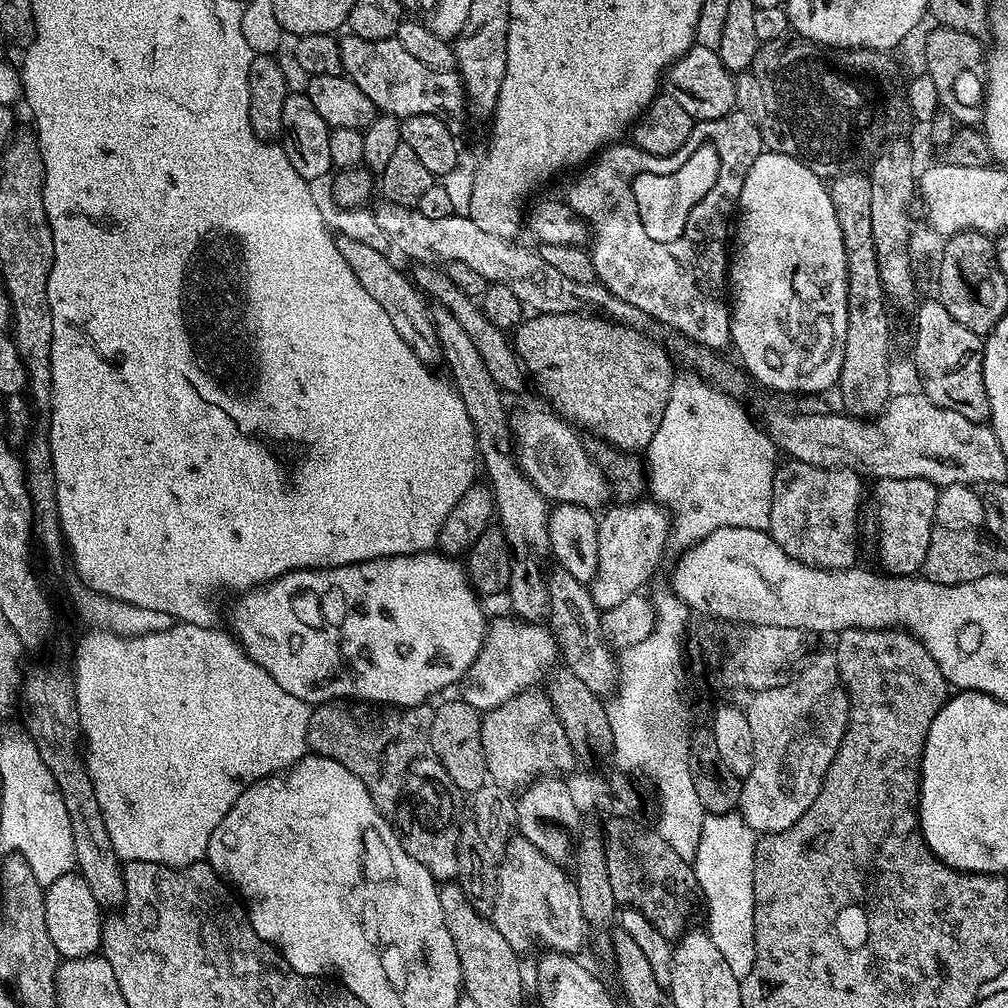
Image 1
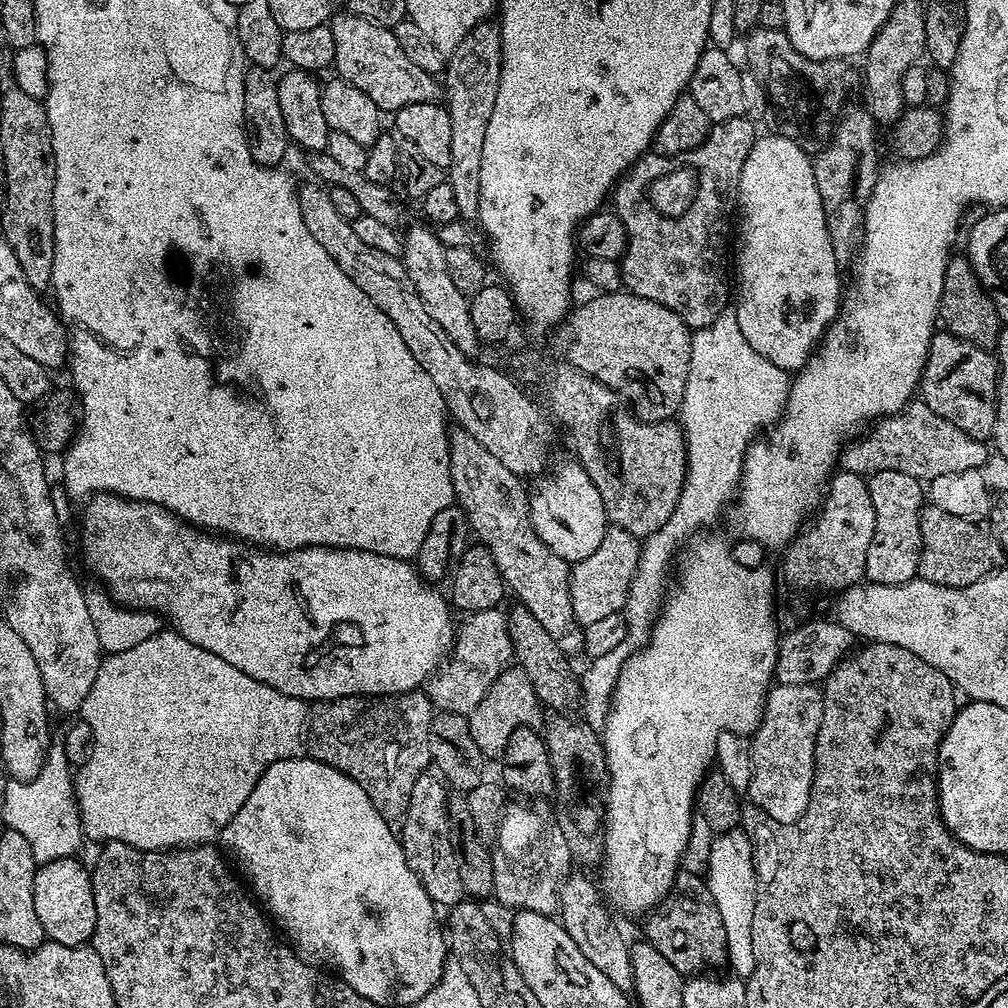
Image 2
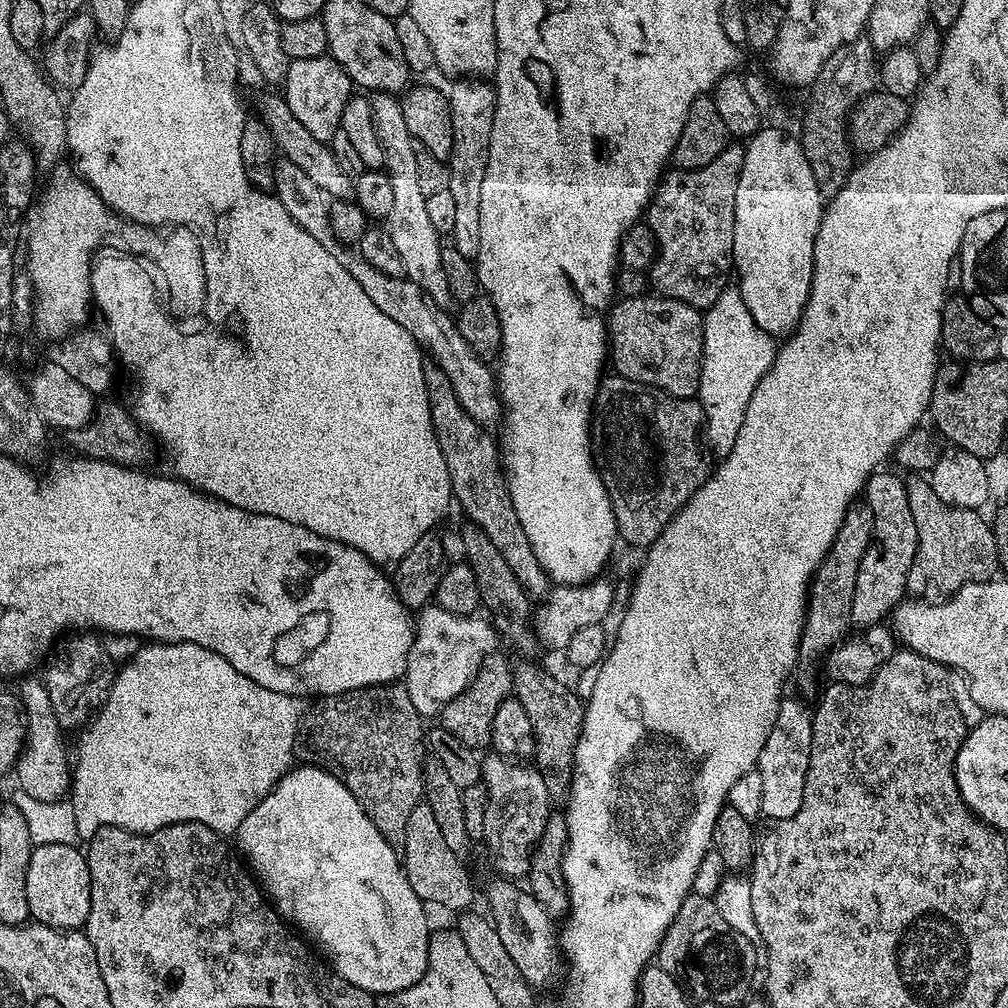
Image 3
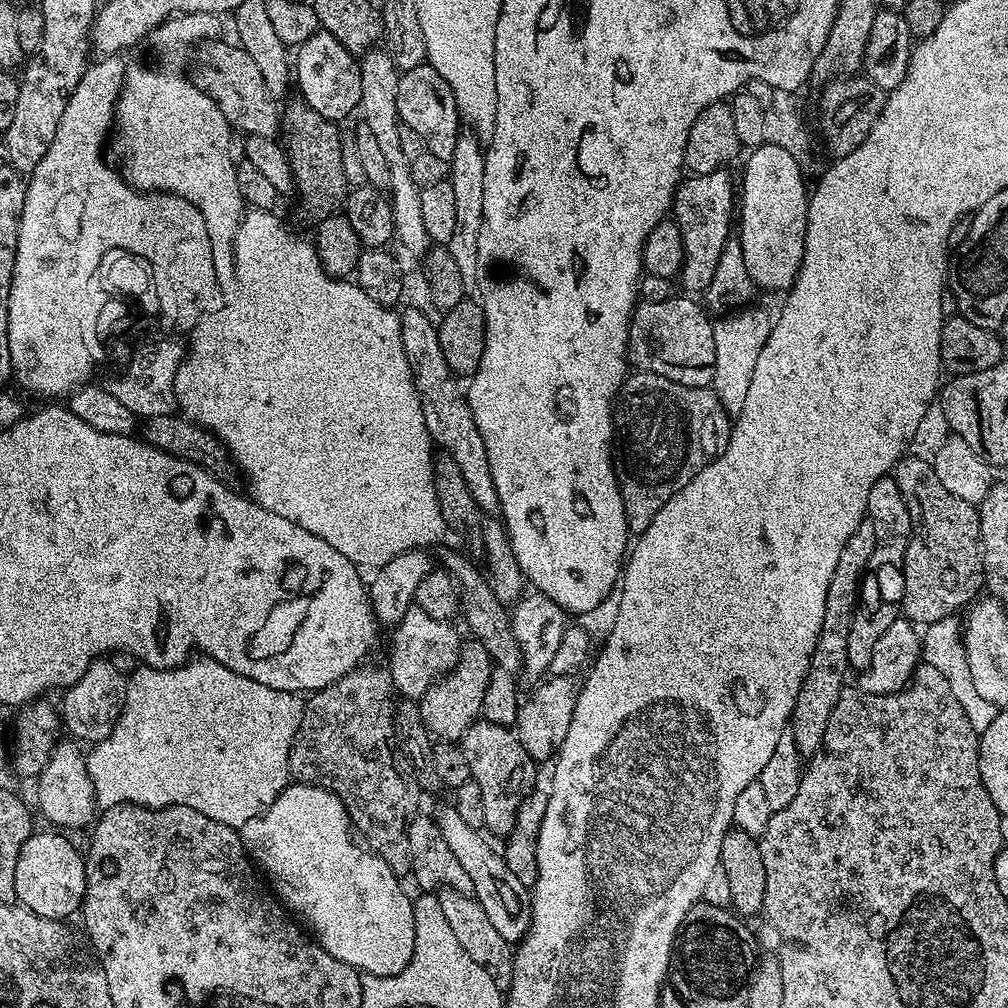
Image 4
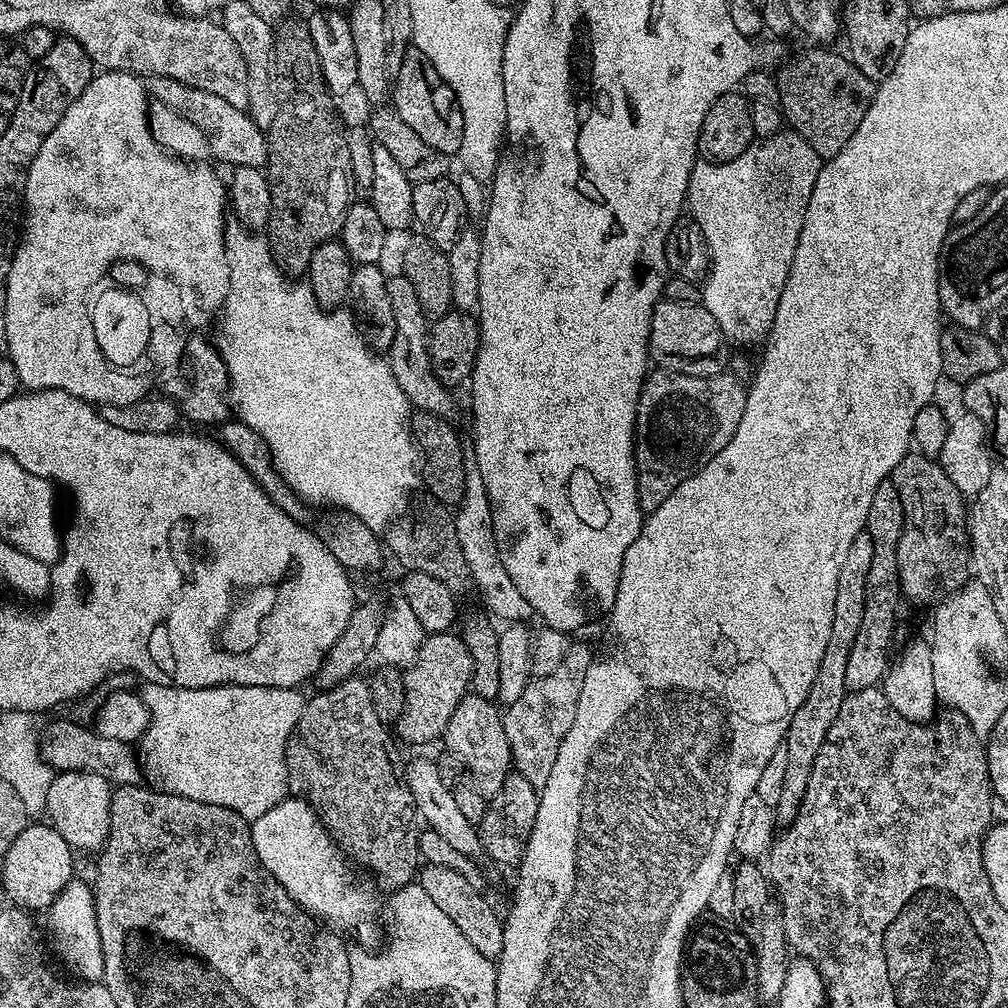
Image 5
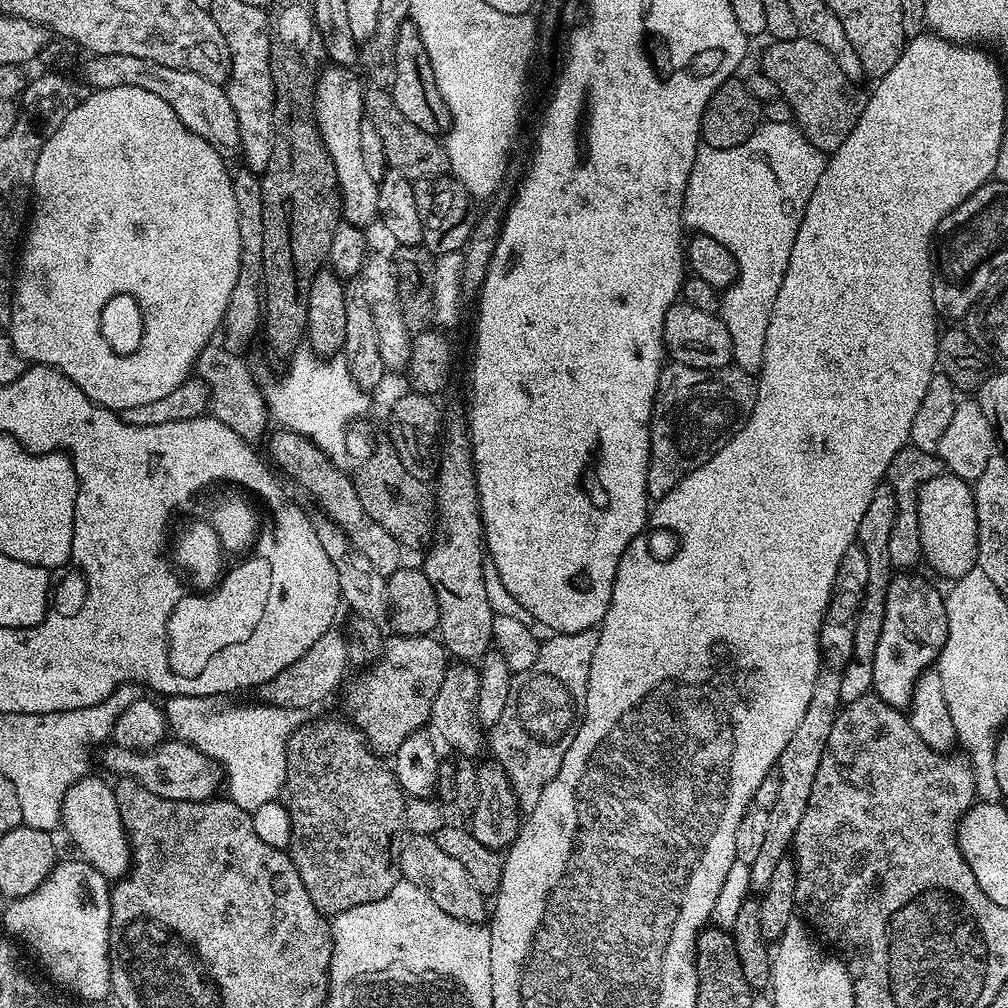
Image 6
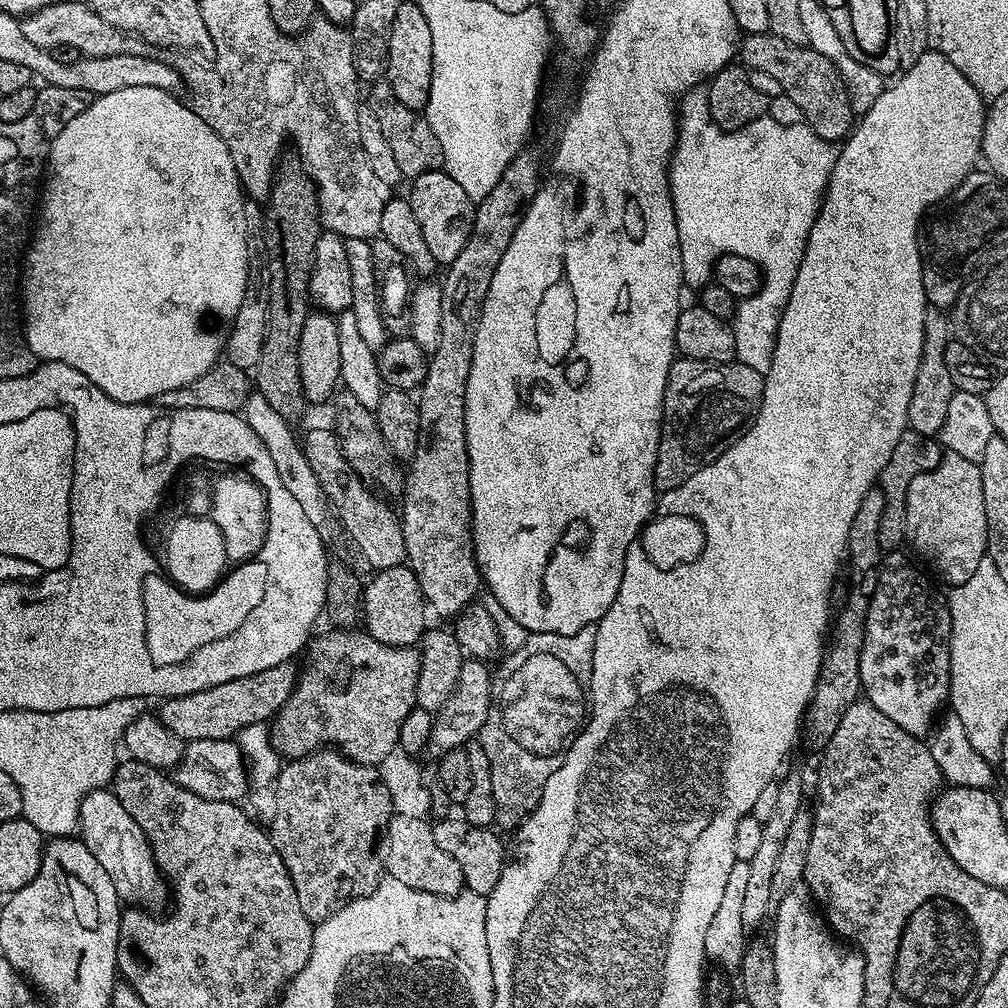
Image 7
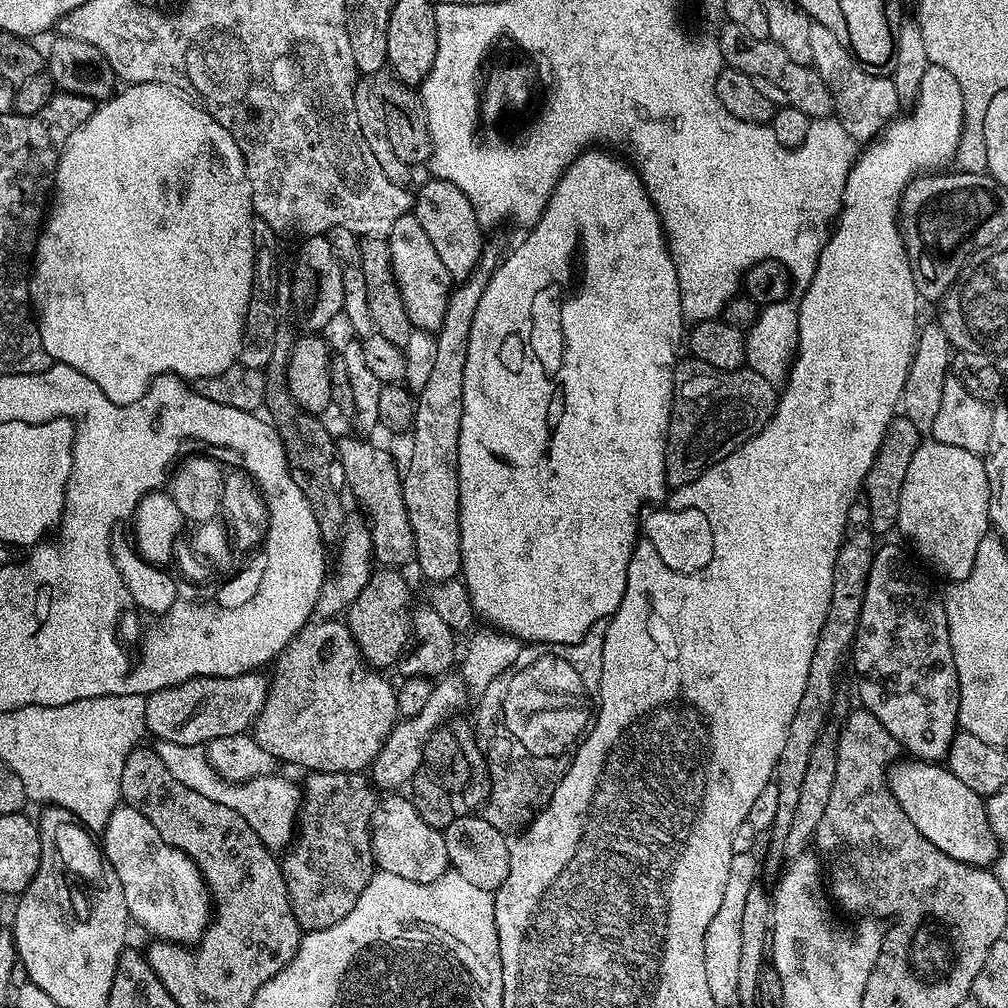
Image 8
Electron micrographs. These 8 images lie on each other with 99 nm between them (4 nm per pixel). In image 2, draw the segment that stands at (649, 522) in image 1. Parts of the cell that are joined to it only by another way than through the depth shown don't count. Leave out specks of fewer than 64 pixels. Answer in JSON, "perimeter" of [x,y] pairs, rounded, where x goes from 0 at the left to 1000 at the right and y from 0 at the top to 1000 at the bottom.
{"perimeter":[[[604,523],[587,555],[566,561],[563,580],[572,619],[582,621],[597,613],[618,608],[621,589],[625,589],[625,577],[633,565],[636,543],[636,537],[621,530],[621,526]]]}

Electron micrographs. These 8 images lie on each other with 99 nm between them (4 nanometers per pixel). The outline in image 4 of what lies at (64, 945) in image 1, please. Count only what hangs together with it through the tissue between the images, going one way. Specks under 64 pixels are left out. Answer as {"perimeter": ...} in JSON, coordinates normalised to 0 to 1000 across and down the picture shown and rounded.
{"perimeter":[[[56,823],[33,824],[32,830],[18,847],[18,859],[14,859],[14,883],[16,892],[25,901],[34,903],[42,911],[66,914],[80,904],[85,887],[85,863],[83,849],[66,833],[66,828]]]}

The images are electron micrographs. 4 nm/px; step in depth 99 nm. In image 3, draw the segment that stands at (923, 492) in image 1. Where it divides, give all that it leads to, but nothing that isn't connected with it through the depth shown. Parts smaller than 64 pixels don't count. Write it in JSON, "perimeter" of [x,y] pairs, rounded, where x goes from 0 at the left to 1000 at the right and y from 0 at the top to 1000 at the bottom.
{"perimeter":[[[877,467],[866,468],[855,489],[856,499],[861,500],[863,510],[867,510],[867,526],[863,542],[855,554],[855,562],[851,562],[851,577],[847,585],[852,605],[846,606],[845,619],[853,625],[872,620],[873,610],[877,606],[878,610],[898,594],[901,566],[911,546],[911,522],[907,522],[907,510],[903,510],[901,481],[887,469]]]}

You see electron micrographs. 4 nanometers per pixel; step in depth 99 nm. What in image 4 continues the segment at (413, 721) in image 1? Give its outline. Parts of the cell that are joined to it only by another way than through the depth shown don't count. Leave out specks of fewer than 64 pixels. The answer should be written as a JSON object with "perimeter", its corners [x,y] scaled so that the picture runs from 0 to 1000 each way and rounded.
{"perimeter":[[[369,657],[309,688],[302,694],[300,716],[290,733],[286,764],[291,775],[330,786],[345,803],[356,832],[401,871],[409,863],[405,815],[418,805],[419,787],[404,765],[397,766],[393,755],[389,690],[389,671],[384,662],[372,663]]]}

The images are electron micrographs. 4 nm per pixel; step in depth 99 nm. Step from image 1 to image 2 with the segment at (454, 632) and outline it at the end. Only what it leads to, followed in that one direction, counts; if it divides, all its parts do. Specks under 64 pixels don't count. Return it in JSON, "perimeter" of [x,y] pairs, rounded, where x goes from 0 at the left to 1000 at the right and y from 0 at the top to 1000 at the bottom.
{"perimeter":[[[96,490],[83,502],[83,529],[79,532],[83,556],[116,599],[158,608],[177,630],[192,637],[192,641],[200,641],[200,645],[208,645],[208,649],[216,649],[216,653],[228,657],[228,661],[236,661],[240,669],[248,669],[248,673],[272,681],[272,685],[280,688],[288,688],[303,696],[313,696],[334,694],[340,690],[395,690],[399,687],[412,687],[438,662],[450,638],[450,607],[441,588],[439,591],[432,587],[429,584],[432,582],[420,574],[404,556],[354,544],[294,544],[291,548],[259,546],[254,542],[243,542],[233,534],[207,530],[180,516],[159,500],[129,496],[114,490]]]}

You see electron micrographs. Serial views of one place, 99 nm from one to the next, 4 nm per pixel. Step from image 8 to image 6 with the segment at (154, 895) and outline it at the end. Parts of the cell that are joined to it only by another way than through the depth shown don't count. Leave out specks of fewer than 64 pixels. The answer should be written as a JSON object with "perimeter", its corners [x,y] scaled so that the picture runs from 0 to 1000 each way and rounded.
{"perimeter":[[[94,768],[81,771],[69,784],[62,796],[60,817],[67,824],[69,832],[75,836],[80,850],[92,857],[109,875],[126,870],[131,855],[131,838],[127,836],[127,824],[123,822],[121,812],[117,808],[115,787],[110,777],[98,774]]]}

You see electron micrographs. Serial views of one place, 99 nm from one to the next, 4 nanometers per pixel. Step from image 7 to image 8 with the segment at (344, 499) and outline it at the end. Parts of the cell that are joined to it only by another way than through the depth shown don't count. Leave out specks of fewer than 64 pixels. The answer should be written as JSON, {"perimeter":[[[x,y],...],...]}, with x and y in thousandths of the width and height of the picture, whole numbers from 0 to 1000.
{"perimeter":[[[357,440],[353,444],[353,449],[349,452],[349,461],[346,459],[343,464],[344,471],[347,473],[347,488],[357,495],[359,503],[365,507],[363,519],[365,530],[369,535],[369,550],[374,559],[387,563],[397,563],[399,560],[407,560],[413,551],[411,546],[411,526],[407,526],[407,514],[403,510],[403,498],[399,494],[399,475],[398,461],[393,461],[393,456],[385,448],[380,448],[377,444],[372,444],[369,440]]]}

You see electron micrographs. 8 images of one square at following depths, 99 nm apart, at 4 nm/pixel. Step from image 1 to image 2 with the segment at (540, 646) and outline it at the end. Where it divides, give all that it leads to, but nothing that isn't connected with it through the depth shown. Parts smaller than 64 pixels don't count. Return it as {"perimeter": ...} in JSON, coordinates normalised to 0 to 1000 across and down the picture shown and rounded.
{"perimeter":[[[496,603],[469,607],[461,615],[464,616],[457,623],[455,620],[451,628],[446,650],[424,676],[423,689],[430,703],[464,711],[474,696],[482,692],[486,681],[490,681],[490,677],[509,658],[510,650],[504,613]]]}

